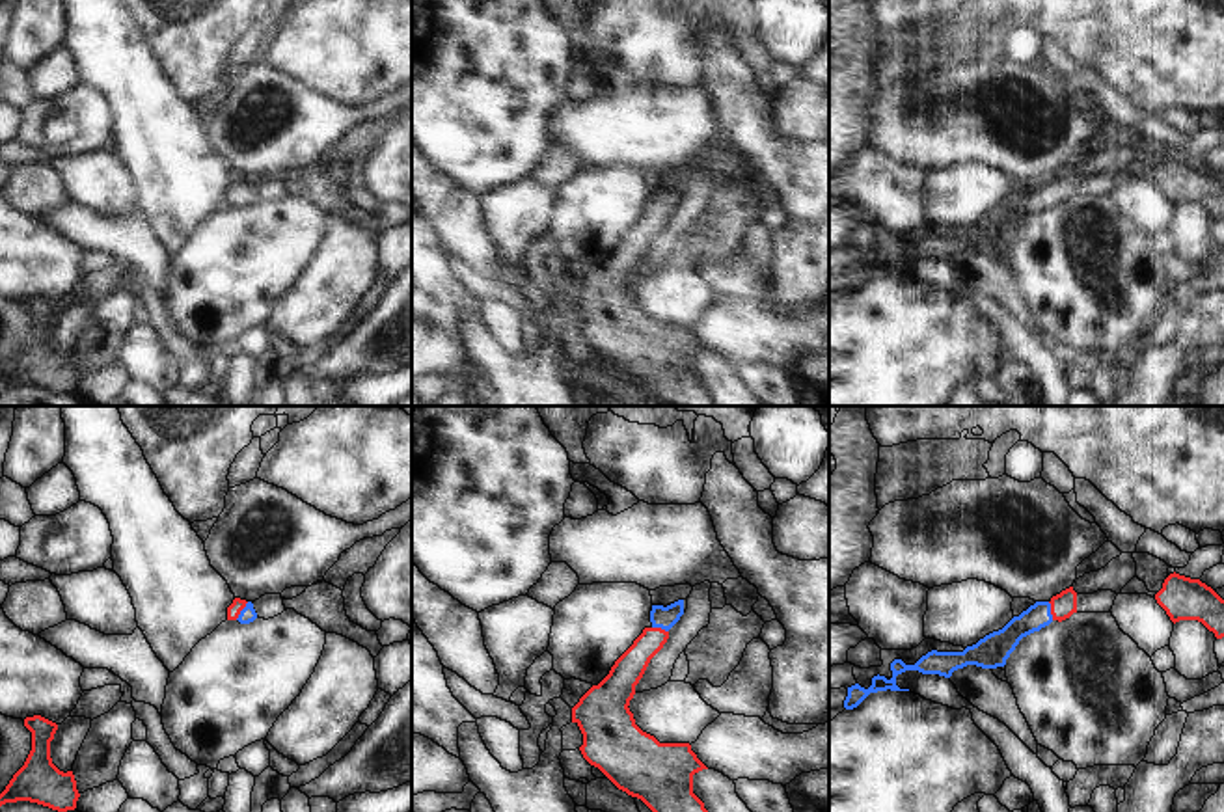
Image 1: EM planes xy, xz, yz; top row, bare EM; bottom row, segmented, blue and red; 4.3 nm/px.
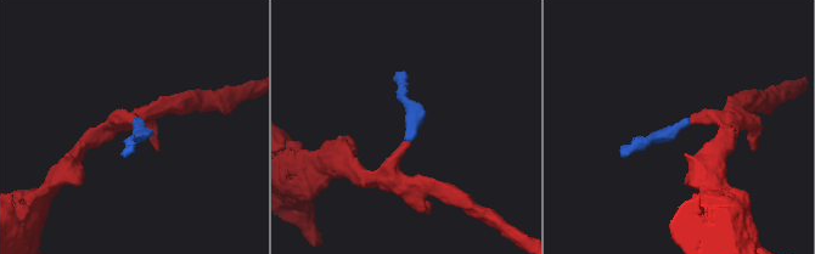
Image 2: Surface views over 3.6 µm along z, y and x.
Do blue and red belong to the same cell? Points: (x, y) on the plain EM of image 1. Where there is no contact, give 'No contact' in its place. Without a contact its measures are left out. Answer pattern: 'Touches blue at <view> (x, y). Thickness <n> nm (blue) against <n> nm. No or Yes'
Touches blue at xy (241, 194). Thickness 70 nm (blue) against 60 nm. Yes

